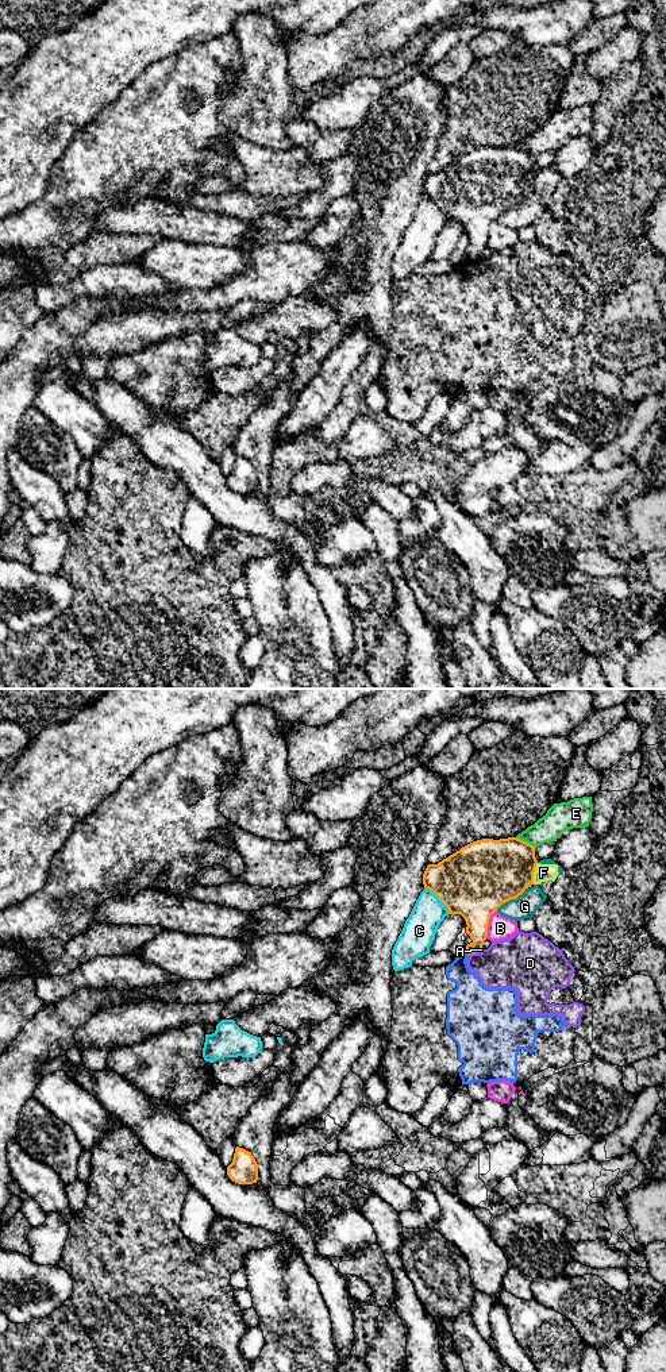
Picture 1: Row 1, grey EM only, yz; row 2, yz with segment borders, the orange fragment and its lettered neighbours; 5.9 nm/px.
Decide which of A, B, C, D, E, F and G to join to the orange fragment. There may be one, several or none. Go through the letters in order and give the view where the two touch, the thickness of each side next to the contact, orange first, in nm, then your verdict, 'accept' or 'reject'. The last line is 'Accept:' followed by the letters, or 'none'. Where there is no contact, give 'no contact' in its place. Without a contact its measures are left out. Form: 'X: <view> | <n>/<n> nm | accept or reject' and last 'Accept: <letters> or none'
A: yz | 170/180 nm | reject
B: yz | 400/140 nm | reject
C: yz | 420/190 nm | reject
D: yz | 170/300 nm | reject
E: yz | 380/160 nm | reject
F: yz | 400/110 nm | reject
G: yz | 420/140 nm | reject
Accept: none

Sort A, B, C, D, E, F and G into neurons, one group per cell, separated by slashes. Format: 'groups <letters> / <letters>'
groups A D / B / C / E / F G

